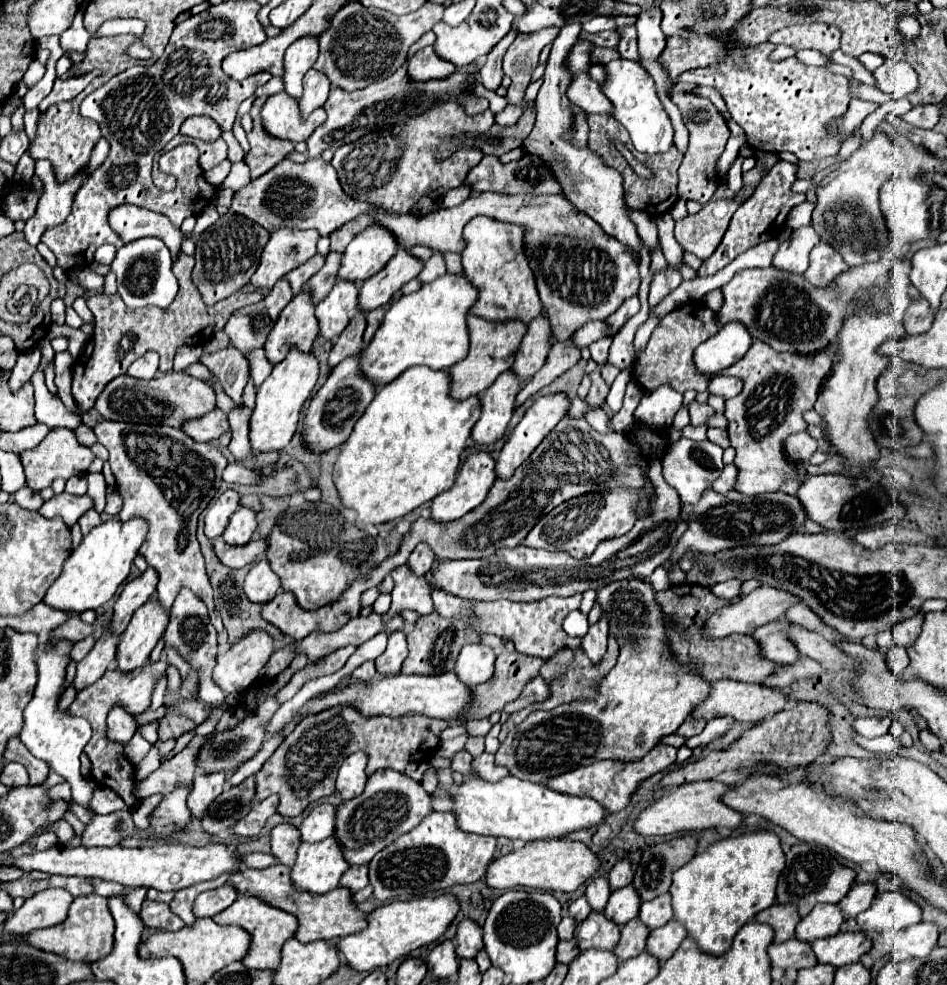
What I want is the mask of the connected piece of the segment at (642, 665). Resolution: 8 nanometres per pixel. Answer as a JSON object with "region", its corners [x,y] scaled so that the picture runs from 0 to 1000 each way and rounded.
{"region":[[[675,588],[649,590],[630,600],[630,610],[637,616],[643,628],[643,639],[647,639],[645,643],[652,645],[656,657],[649,677],[635,689],[628,710],[597,714],[582,722],[563,722],[550,736],[540,740],[523,764],[525,777],[535,779],[542,789],[576,795],[576,791],[582,791],[584,787],[624,777],[633,771],[675,773],[698,752],[698,748],[715,742],[715,738],[728,728],[728,722],[742,712],[744,706],[749,706],[751,695],[744,693],[734,681],[728,681],[725,677],[719,679],[706,665],[706,655],[700,649],[702,635],[698,630],[698,616],[692,612],[690,604],[687,594]]]}

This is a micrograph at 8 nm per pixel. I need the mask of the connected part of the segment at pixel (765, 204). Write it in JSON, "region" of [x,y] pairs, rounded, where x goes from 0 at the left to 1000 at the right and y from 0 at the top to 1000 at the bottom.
{"region":[[[823,163],[816,168],[816,172],[806,180],[806,184],[799,188],[799,192],[795,194],[795,198],[776,214],[772,228],[763,241],[763,245],[759,247],[759,251],[755,253],[755,257],[742,265],[742,269],[736,273],[738,281],[747,281],[747,279],[755,279],[759,273],[763,273],[766,269],[770,269],[778,259],[787,257],[791,251],[801,249],[804,245],[818,241],[823,232],[829,230],[831,218],[835,208],[848,206],[850,198],[848,196],[837,196],[835,188],[842,182],[842,168],[831,165],[831,163]]]}

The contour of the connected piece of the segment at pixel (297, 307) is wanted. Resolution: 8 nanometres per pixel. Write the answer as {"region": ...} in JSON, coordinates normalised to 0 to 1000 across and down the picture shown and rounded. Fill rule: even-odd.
{"region":[[[320,295],[305,306],[305,310],[297,316],[290,332],[286,334],[278,352],[282,366],[293,371],[307,354],[326,358],[335,338],[337,330],[333,324],[333,310],[328,308],[326,297]]]}

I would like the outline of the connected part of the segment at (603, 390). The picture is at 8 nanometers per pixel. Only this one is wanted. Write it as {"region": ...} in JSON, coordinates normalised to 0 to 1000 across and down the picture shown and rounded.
{"region":[[[635,373],[624,379],[624,385],[626,385],[626,391],[624,391],[624,395],[622,395],[620,403],[618,403],[618,409],[620,409],[622,413],[626,413],[626,415],[639,413],[639,403],[641,403],[641,399],[643,399],[643,391],[641,391],[641,389],[637,387],[637,383],[635,383]]]}

